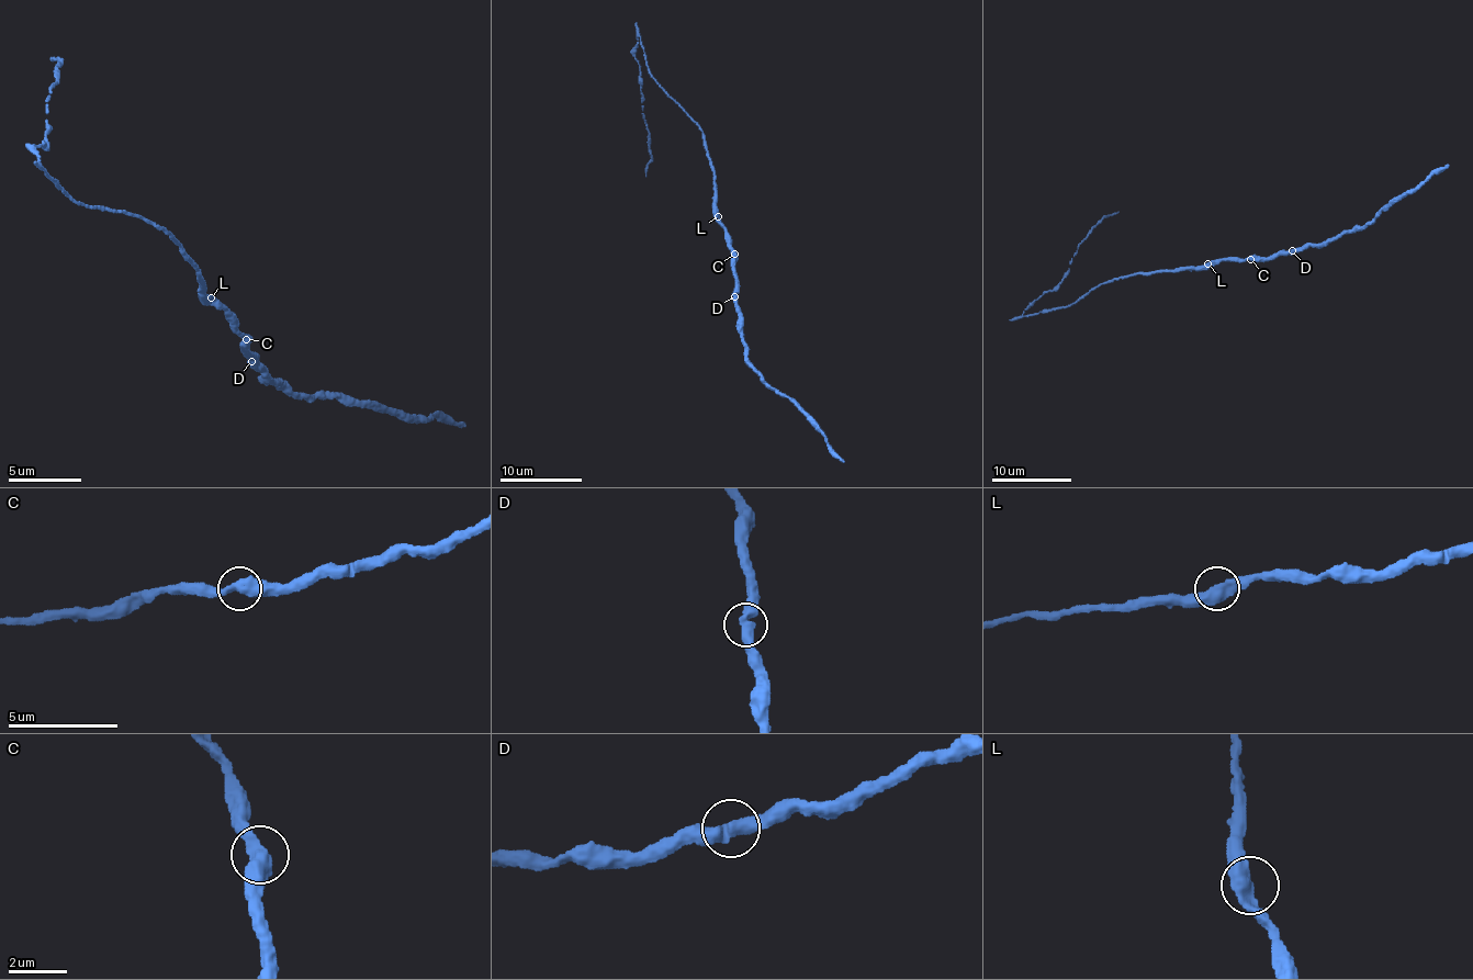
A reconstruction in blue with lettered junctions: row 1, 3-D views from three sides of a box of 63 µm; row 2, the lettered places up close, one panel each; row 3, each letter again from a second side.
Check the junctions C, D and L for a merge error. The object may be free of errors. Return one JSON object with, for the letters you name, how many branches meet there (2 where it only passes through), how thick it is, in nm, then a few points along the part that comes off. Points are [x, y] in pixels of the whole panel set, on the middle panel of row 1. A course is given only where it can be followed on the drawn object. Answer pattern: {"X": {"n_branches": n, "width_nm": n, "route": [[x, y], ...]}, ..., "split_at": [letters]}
{"split_at": []}

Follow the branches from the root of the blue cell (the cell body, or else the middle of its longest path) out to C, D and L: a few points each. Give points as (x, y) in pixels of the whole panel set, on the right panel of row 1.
C: (1170, 270), (1207, 269), (1221, 260), (1250, 259)
D: (1170, 270), (1207, 269), (1221, 260), (1275, 258), (1292, 250)
L: (1170, 270), (1204, 269), (1207, 263)

